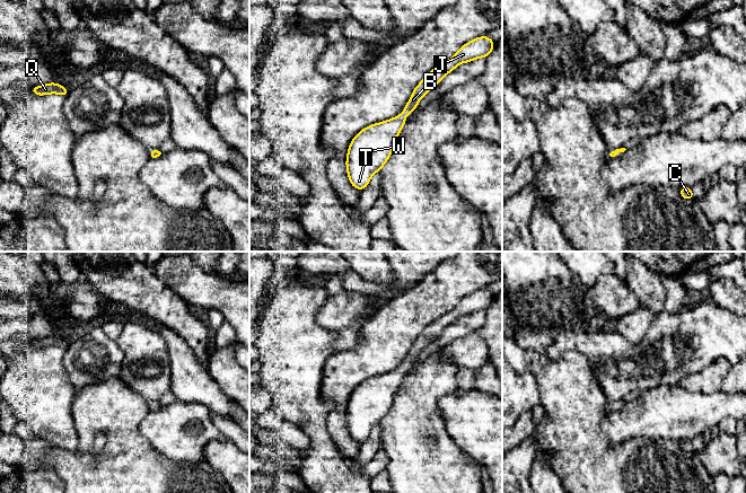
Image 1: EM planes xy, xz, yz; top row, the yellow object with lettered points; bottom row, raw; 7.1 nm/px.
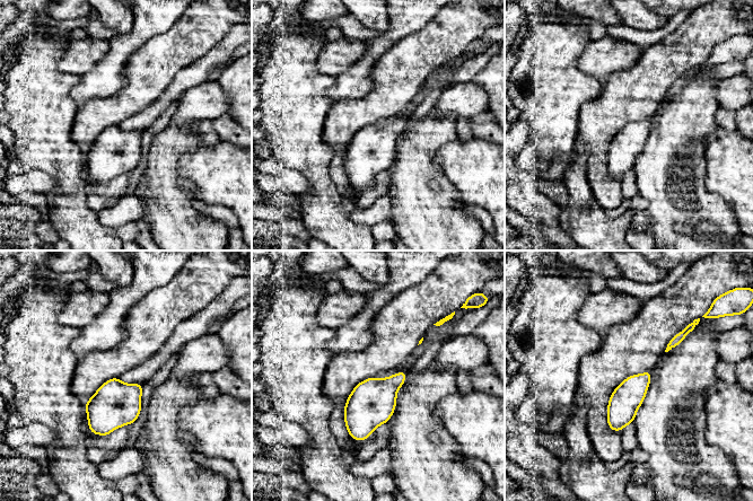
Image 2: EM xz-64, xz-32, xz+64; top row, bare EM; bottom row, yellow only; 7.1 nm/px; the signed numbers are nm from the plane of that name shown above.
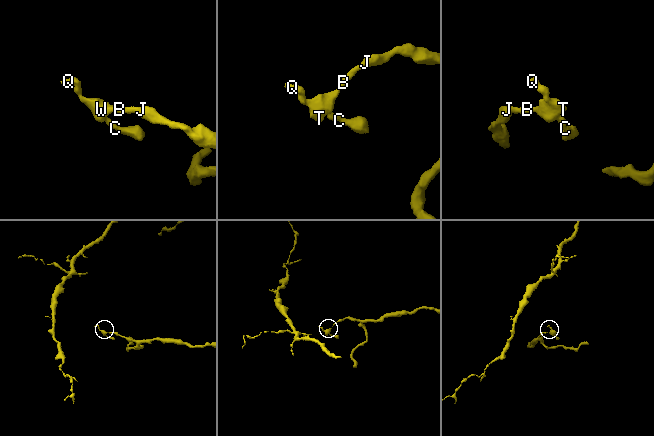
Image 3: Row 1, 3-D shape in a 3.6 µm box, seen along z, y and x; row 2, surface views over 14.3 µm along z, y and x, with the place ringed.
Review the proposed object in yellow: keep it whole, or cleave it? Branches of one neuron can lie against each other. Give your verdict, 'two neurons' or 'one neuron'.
one neuron

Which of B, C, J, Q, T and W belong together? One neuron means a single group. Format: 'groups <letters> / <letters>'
groups B C J Q T W

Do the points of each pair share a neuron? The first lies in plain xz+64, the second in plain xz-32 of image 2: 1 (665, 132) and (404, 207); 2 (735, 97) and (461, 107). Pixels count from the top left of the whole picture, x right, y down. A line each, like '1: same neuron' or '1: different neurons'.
1: same neuron
2: same neuron

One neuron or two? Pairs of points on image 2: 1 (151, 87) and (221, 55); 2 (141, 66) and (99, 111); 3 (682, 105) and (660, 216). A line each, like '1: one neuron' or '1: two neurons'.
1: two neurons
2: one neuron
3: one neuron

